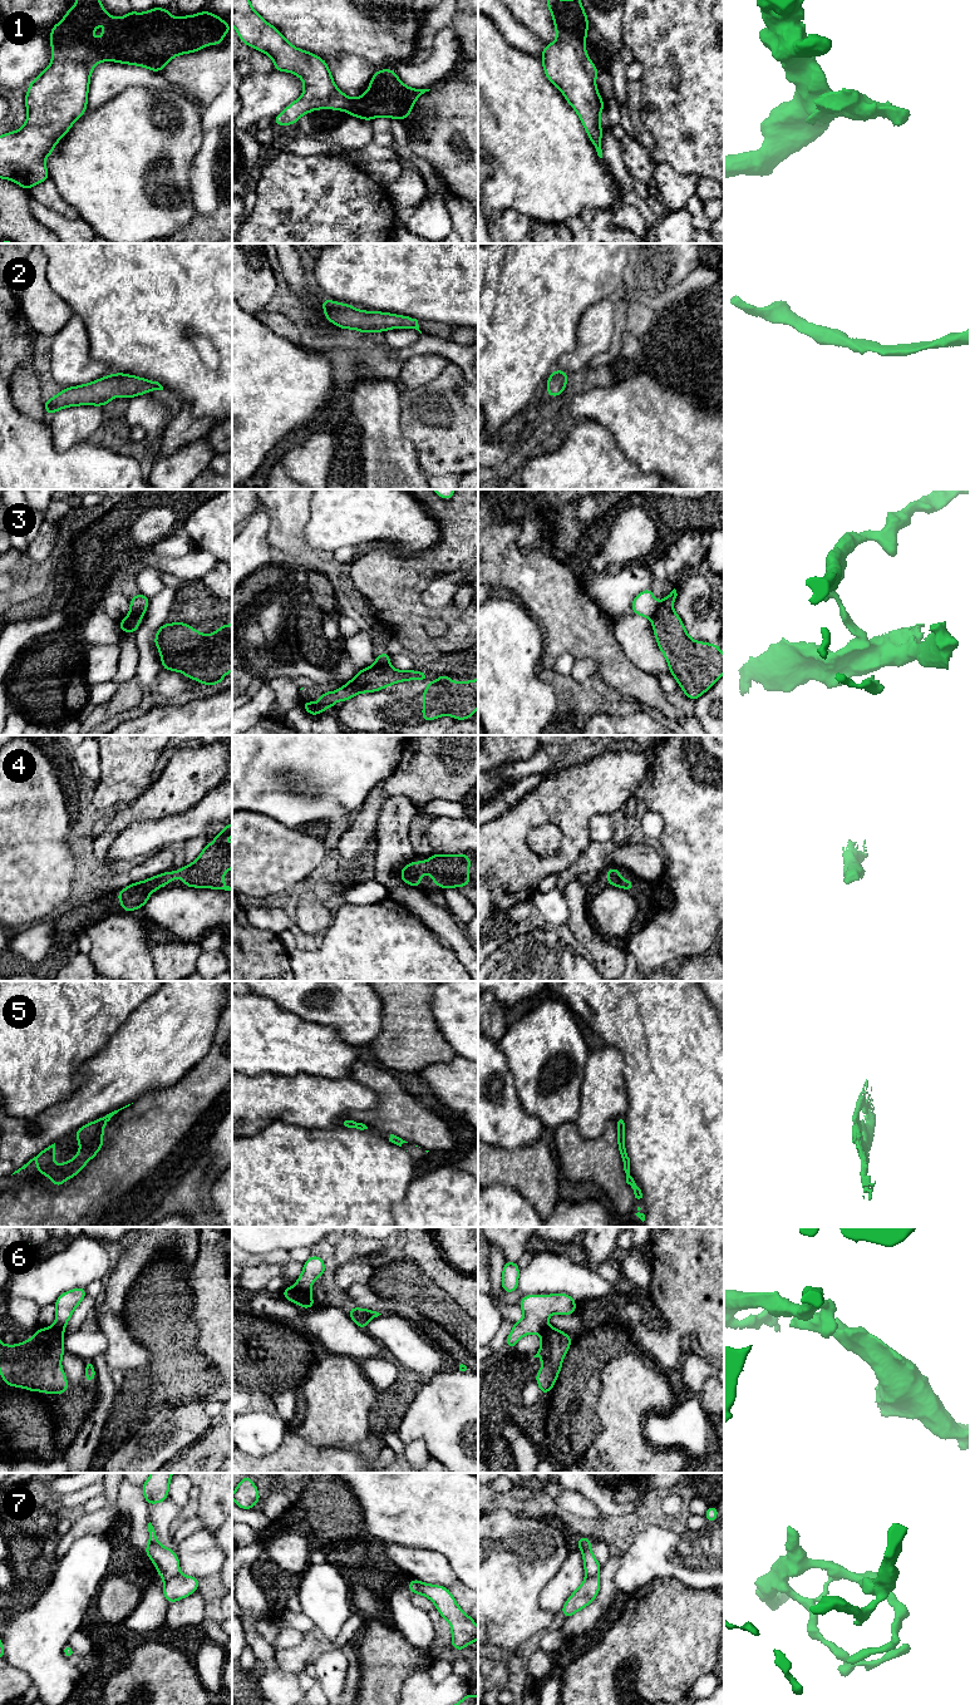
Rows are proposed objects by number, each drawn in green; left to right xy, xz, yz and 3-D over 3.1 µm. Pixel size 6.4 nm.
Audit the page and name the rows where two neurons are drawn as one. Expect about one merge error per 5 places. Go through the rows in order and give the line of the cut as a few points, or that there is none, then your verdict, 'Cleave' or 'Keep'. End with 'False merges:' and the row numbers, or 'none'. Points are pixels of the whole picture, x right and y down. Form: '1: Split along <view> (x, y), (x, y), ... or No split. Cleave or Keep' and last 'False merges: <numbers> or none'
1: No split. Keep
2: No split. Keep
3: Split along yz (658, 604), (656, 611), (650, 619). Cleave
4: No split. Keep
5: No split. Keep
6: Split along xz (296, 1285), (309, 1291). Cleave
7: Split along xy (178, 1572), (165, 1580). Cleave
False merges: 3, 6, 7

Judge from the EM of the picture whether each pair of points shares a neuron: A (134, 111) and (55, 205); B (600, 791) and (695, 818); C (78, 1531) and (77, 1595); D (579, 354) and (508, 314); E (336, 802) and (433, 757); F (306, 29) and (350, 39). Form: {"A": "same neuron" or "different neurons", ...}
{"A": "different neurons", "B": "different neurons", "C": "different neurons", "D": "different neurons", "E": "different neurons", "F": "same neuron"}

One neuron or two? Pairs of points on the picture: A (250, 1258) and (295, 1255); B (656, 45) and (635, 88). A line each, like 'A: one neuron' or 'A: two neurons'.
A: two neurons
B: two neurons

